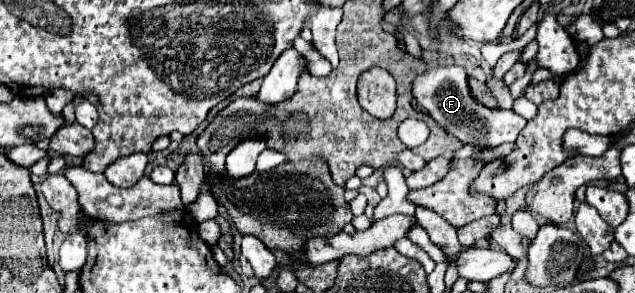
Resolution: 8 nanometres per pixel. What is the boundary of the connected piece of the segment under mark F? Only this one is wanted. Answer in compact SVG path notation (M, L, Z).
M441 66L423 72L415 78L413 96L449 136L455 136L463 144L473 144L477 148L493 148L505 142L515 142L527 124L527 120L517 116L513 110L487 108L477 102L471 94L467 72L461 66Z

